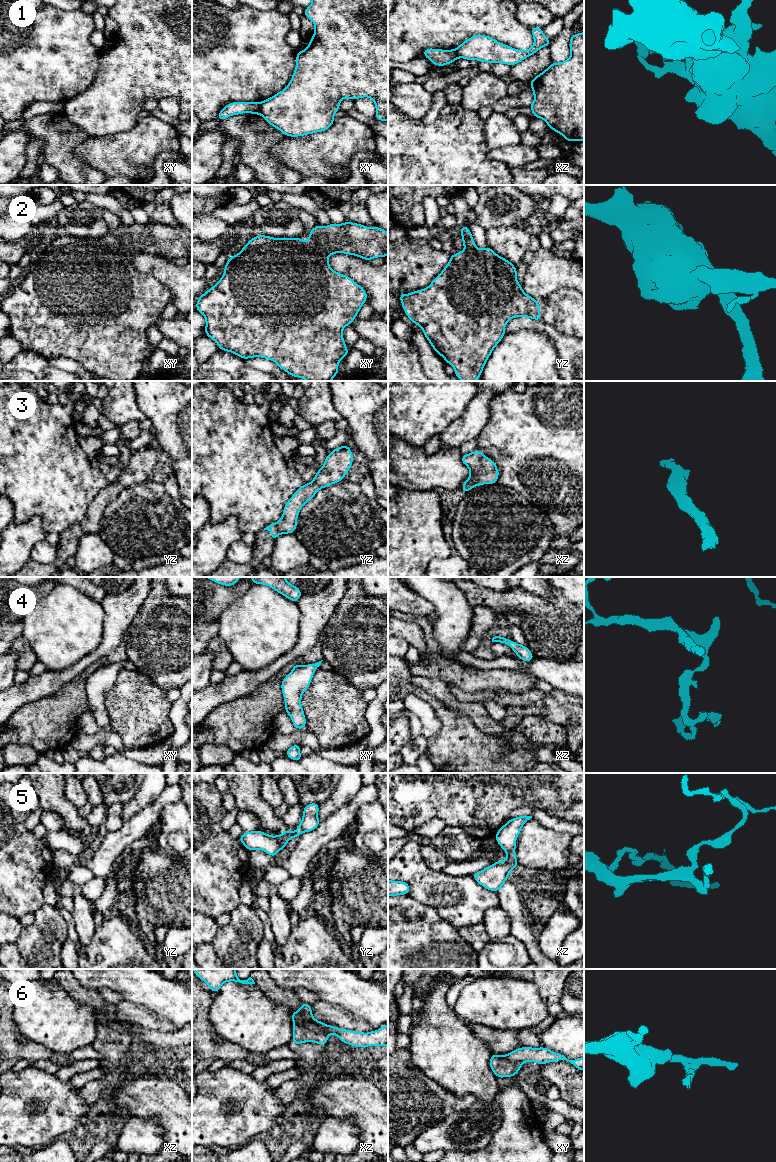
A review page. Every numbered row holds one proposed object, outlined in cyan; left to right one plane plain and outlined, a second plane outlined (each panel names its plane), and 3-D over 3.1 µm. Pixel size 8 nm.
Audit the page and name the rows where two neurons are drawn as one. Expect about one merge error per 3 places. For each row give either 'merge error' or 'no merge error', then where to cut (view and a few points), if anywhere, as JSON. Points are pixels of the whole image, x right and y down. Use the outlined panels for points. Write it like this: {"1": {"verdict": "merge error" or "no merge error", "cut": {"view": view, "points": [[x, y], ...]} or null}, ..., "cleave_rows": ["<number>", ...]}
{"1": {"verdict": "merge error", "cut": {"view": "xy", "points": [[260, 102], [260, 108], [257, 113]]}}, "2": {"verdict": "no merge error", "cut": null}, "3": {"verdict": "no merge error", "cut": null}, "4": {"verdict": "no merge error", "cut": null}, "5": {"verdict": "no merge error", "cut": null}, "6": {"verdict": "merge error", "cut": {"view": "xz", "points": [[293, 1024], [308, 1026], [318, 1032], [323, 1032], [327, 1036]]}}, "cleave_rows": ["1", "6"]}

